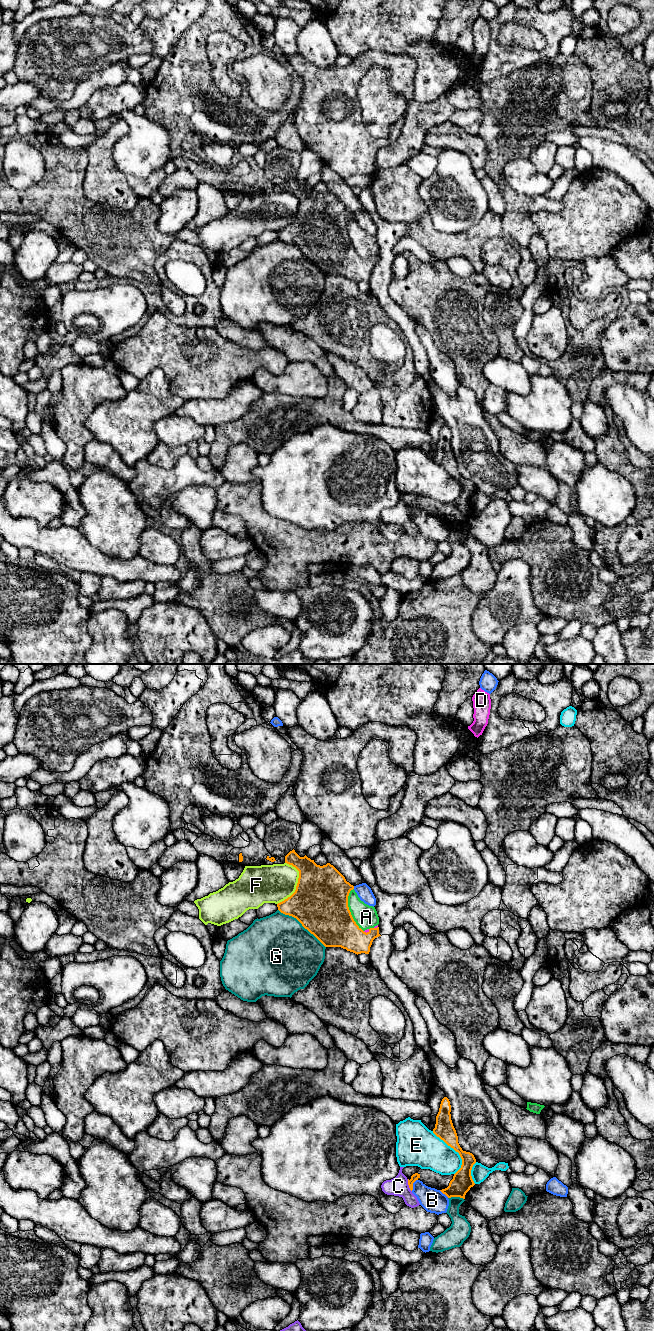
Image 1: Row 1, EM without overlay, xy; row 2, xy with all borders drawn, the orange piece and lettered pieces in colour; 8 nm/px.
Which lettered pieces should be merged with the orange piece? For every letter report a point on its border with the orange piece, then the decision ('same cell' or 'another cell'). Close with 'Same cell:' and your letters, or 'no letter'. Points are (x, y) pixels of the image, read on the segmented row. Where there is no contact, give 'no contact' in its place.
A: xy (349, 910) | another cell
B: xy (412, 1185) | another cell
C: xy (408, 1184) | another cell
D: xy (365, 932) | same cell
E: xy (456, 1151) | another cell
F: xy (297, 884) | another cell
G: xy (302, 925) | another cell
Same cell: D

